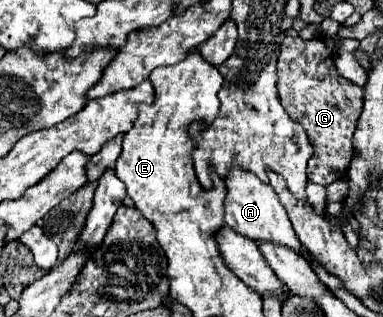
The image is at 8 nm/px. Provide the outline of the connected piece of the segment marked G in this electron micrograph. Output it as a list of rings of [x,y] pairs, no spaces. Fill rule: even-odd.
[[[288,30],[286,38],[282,40],[280,46],[280,56],[278,56],[278,92],[280,92],[280,102],[286,108],[286,112],[292,116],[292,120],[300,122],[304,130],[308,132],[308,138],[314,146],[314,154],[310,156],[310,166],[308,166],[308,180],[320,186],[328,186],[340,178],[346,176],[348,164],[352,158],[352,136],[356,130],[356,122],[362,112],[362,98],[364,90],[346,78],[342,78],[336,68],[334,68],[334,50],[328,48],[328,44],[322,38],[312,38],[312,40],[302,40],[296,30]]]

